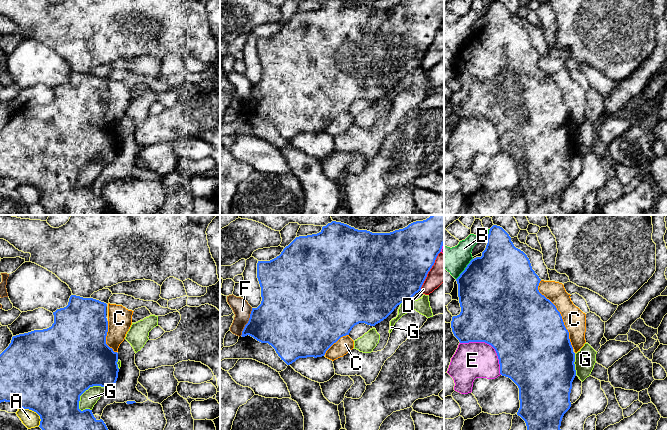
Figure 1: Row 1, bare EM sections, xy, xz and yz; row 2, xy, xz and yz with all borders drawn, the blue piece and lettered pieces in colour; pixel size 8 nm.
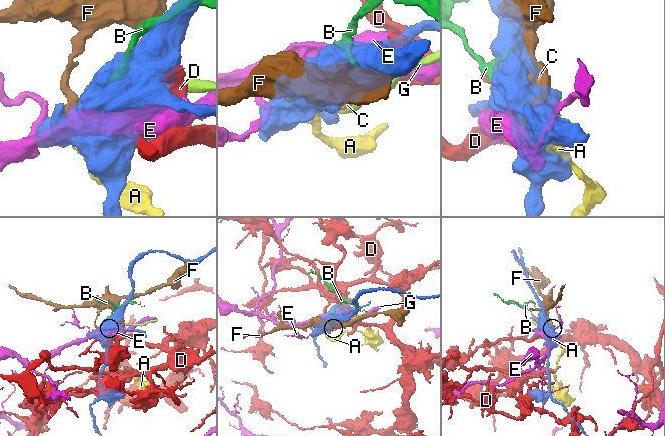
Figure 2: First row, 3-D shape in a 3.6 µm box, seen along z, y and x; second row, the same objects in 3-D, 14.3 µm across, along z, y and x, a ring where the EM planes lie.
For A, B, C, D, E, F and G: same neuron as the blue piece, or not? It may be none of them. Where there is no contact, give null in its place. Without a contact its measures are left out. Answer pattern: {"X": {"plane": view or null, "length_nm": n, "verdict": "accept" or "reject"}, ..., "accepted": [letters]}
{"A": {"plane": "xy", "length_nm": 220, "verdict": "reject"}, "B": {"plane": "yz", "length_nm": 220, "verdict": "reject"}, "C": {"plane": "yz", "length_nm": 600, "verdict": "reject"}, "D": {"plane": "xz", "length_nm": 360, "verdict": "reject"}, "E": {"plane": "yz", "length_nm": 420, "verdict": "reject"}, "F": {"plane": "xz", "length_nm": 240, "verdict": "reject"}, "G": {"plane": "xy", "length_nm": 280, "verdict": "reject"}, "accepted": []}

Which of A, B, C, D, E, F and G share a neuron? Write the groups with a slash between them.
A G / B / C / D / E / F

